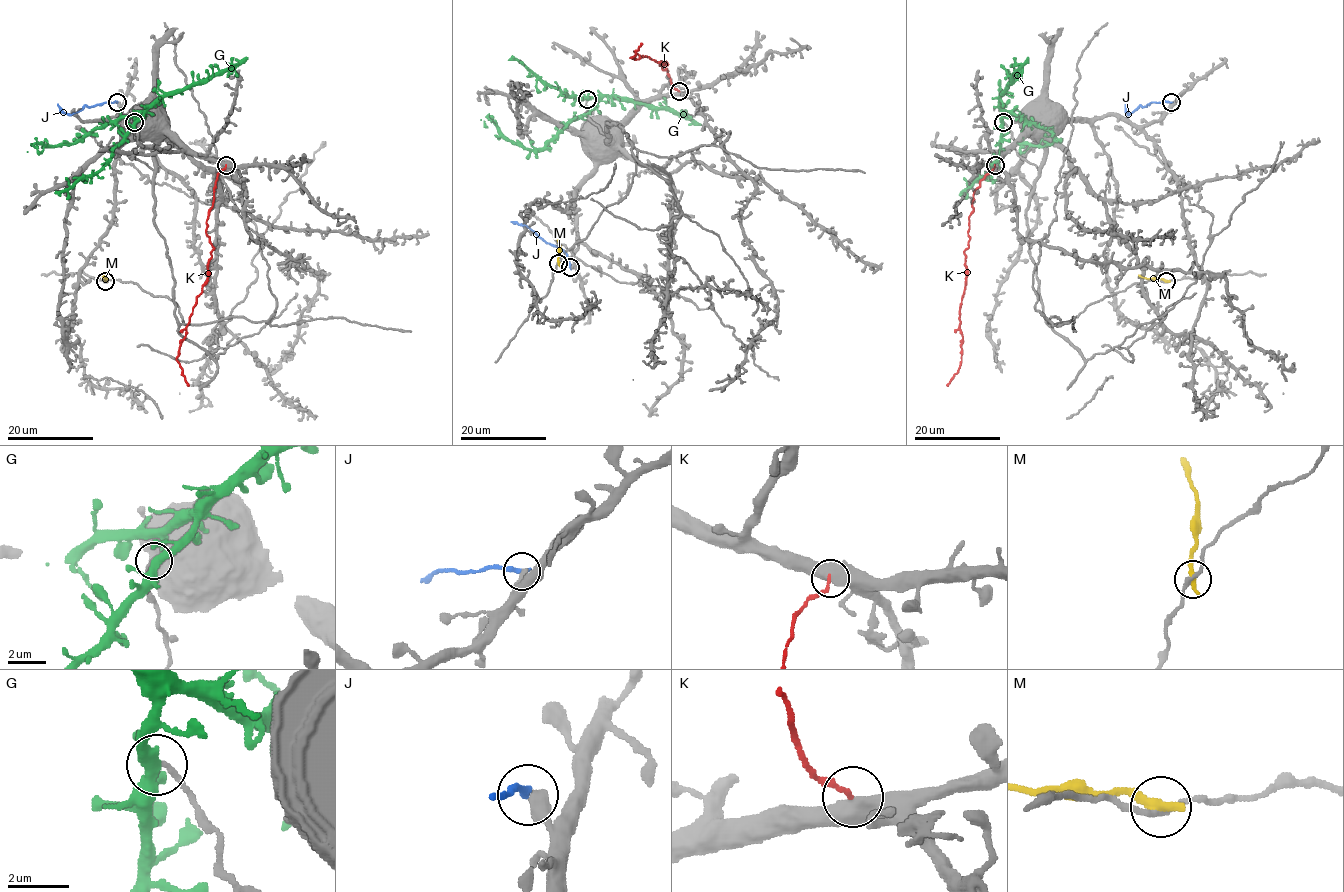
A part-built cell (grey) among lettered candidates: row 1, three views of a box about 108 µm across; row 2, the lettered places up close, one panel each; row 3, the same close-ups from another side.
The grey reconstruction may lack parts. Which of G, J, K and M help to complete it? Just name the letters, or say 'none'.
none

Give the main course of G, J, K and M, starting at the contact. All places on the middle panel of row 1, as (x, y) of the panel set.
G: (588, 100), (594, 97), (596, 104), (570, 120), (542, 148), (512, 144), (485, 117), (487, 128)
J: (570, 267), (567, 255), (561, 248), (546, 242), (524, 225), (511, 222)
K: (680, 91), (672, 85), (668, 70), (659, 65), (664, 61), (643, 55), (630, 57), (642, 43)
M: (559, 263), (555, 234)

